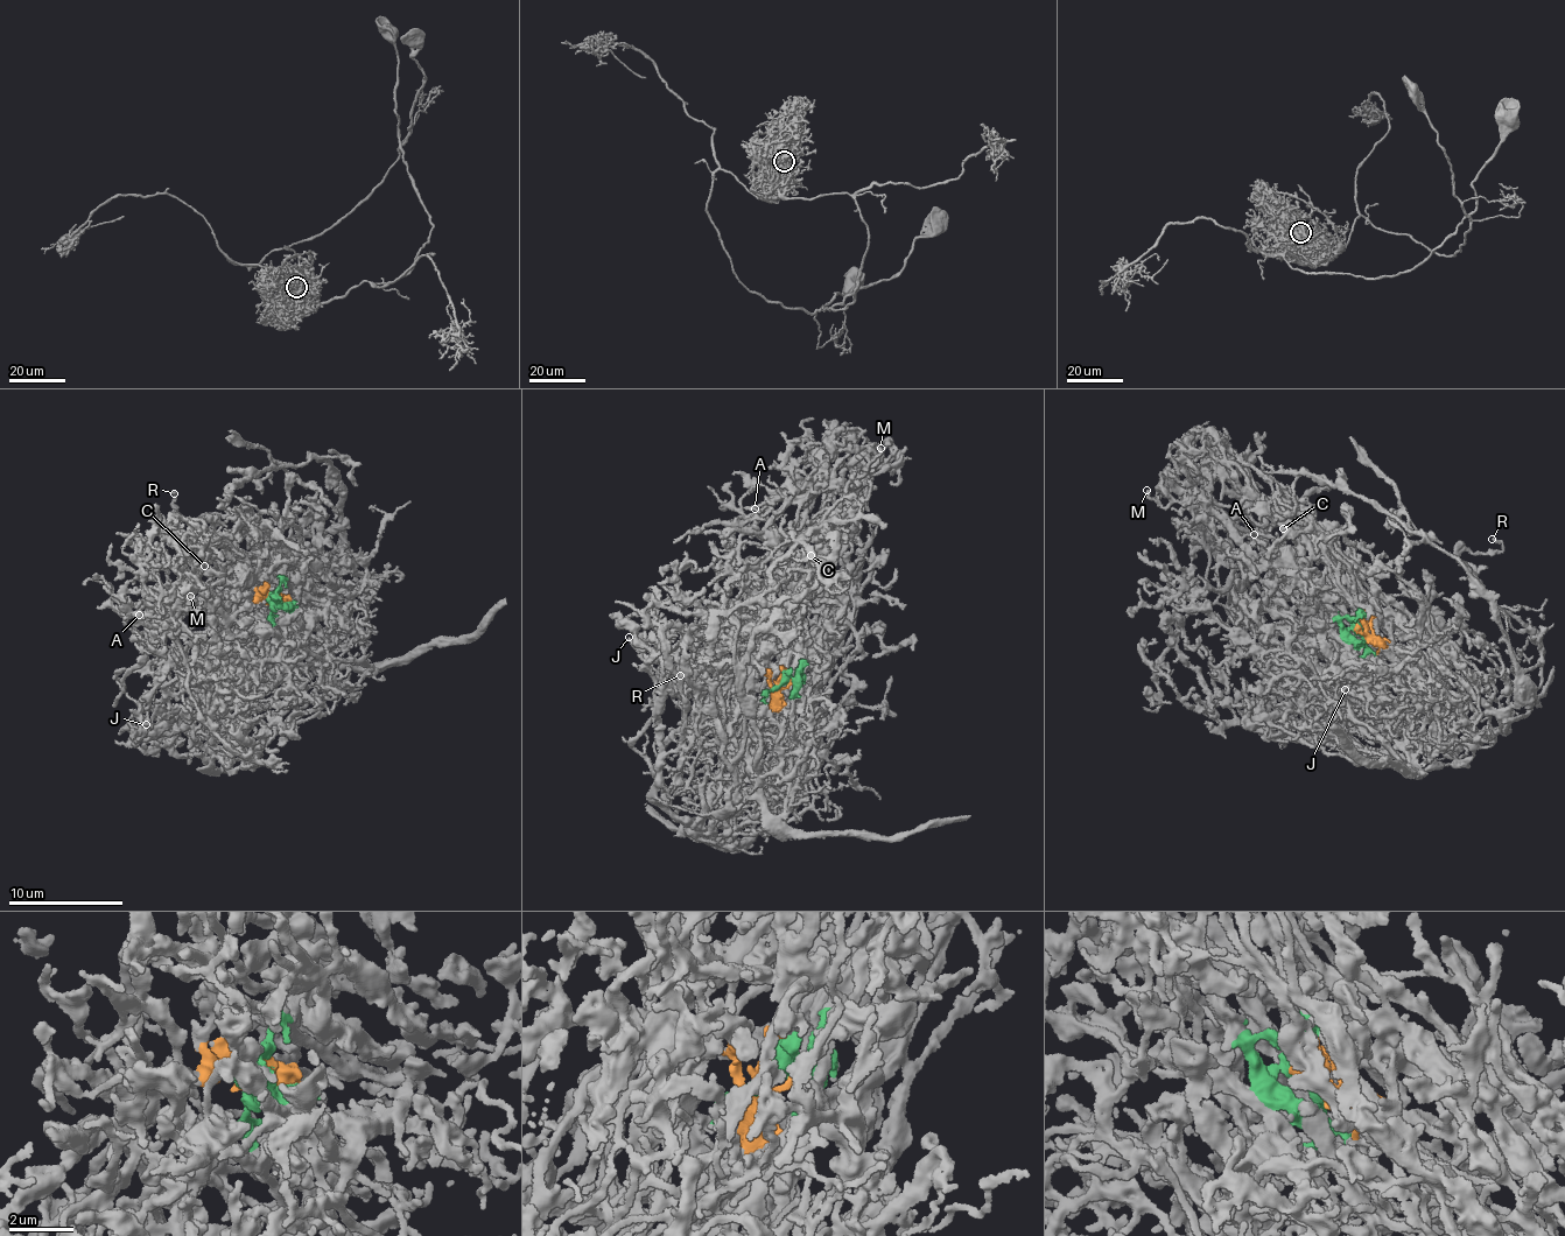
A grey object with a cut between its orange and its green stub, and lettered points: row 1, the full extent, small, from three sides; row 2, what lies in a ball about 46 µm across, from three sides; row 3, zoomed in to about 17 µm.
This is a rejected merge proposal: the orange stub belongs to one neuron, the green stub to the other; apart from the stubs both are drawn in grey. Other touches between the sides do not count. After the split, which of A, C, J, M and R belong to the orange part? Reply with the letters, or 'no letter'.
A, J, R

